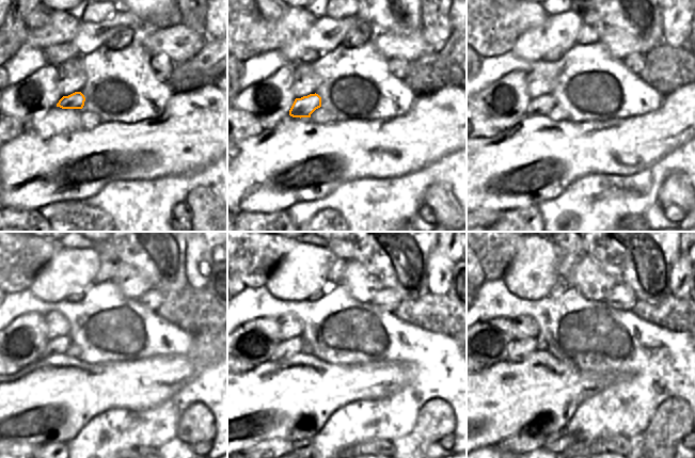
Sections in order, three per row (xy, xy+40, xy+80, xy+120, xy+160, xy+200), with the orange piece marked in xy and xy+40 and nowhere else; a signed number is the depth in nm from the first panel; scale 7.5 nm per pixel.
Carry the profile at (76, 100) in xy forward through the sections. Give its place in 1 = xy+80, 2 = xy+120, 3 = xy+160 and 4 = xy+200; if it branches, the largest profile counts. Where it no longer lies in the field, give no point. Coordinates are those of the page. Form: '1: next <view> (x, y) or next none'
1: next xy+80 (541, 106)
2: next xy+120 (60, 345)
3: next xy+160 (285, 348)
4: next xy+200 (519, 349)

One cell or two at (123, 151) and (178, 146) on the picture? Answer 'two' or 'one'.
one

